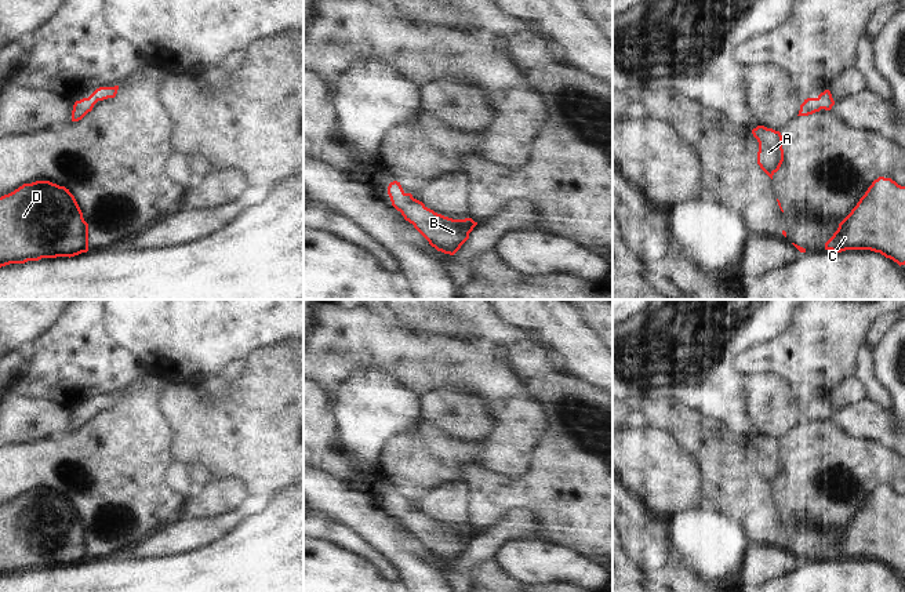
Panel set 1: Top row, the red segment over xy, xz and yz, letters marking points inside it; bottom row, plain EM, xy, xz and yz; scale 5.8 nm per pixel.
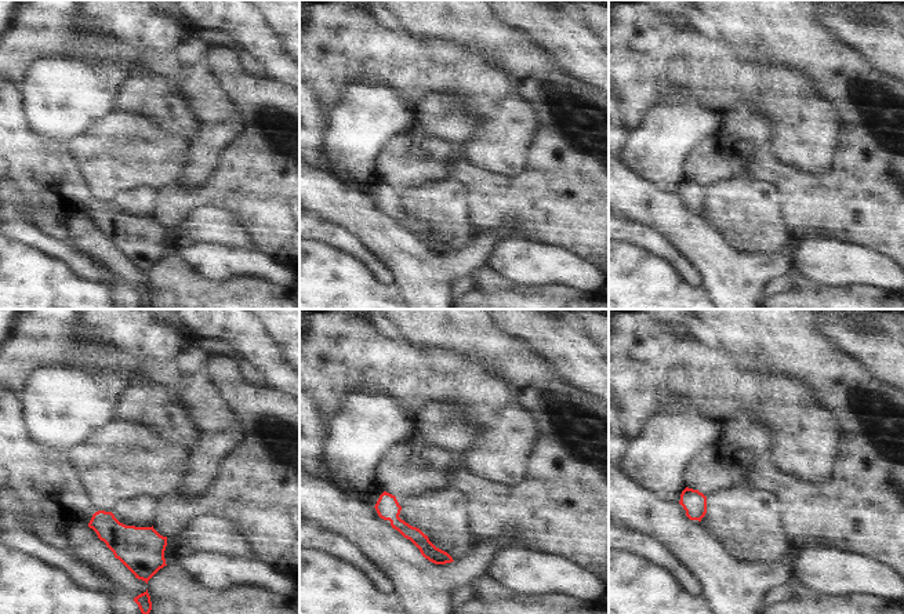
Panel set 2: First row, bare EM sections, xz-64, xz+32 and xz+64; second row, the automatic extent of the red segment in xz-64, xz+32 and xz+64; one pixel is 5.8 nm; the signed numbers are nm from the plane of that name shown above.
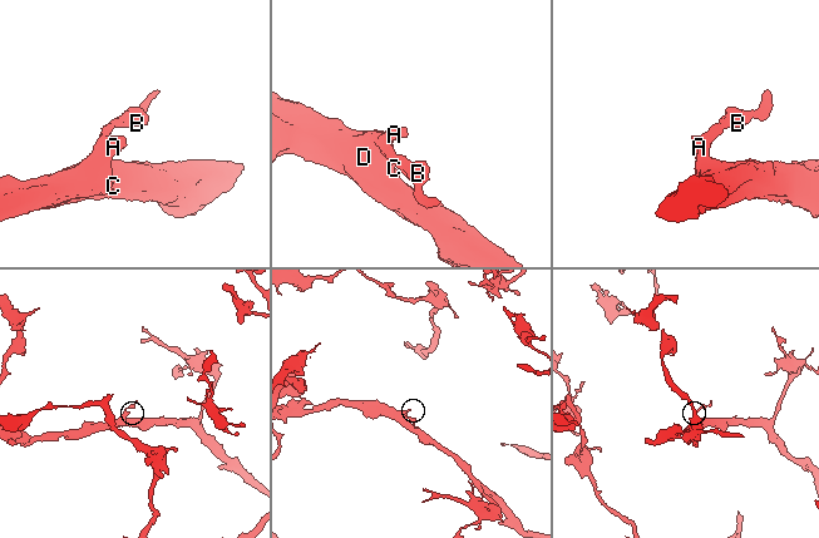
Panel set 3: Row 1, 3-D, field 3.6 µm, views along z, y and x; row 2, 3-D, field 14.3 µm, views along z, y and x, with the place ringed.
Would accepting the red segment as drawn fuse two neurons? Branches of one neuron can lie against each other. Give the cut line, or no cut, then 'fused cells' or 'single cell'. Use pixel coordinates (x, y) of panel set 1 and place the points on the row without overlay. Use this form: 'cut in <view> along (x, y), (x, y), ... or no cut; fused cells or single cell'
no cut; single cell

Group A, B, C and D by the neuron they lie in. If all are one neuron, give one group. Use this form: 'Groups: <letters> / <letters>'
Groups: A B C D

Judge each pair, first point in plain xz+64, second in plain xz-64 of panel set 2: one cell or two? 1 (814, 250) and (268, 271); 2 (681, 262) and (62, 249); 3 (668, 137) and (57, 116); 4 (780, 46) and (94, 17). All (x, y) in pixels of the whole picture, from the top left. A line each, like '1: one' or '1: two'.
1: one
2: one
3: one
4: two

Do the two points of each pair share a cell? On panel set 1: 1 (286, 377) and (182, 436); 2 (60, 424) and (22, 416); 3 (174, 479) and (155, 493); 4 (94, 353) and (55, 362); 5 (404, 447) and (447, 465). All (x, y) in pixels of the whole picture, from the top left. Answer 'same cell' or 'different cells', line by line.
1: same cell
2: same cell
3: different cells
4: same cell
5: same cell

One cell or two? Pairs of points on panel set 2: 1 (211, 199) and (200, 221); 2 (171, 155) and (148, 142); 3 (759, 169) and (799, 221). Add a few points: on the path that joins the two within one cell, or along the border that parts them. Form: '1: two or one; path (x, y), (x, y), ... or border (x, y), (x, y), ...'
1: two; border (199, 206), (232, 211)
2: one; path (166, 153), (159, 153), (153, 148)
3: one; path (774, 174), (797, 196), (799, 206)

